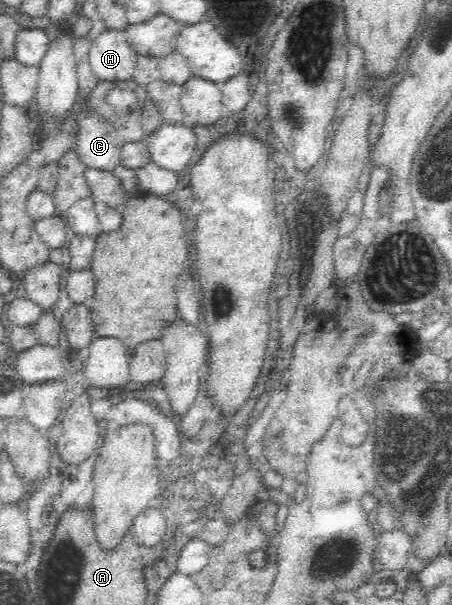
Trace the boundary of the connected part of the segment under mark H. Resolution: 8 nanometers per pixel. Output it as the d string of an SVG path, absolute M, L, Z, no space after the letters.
M100 29L98 35L89 40L88 65L99 82L123 82L131 79L137 55L126 43L124 31Z

